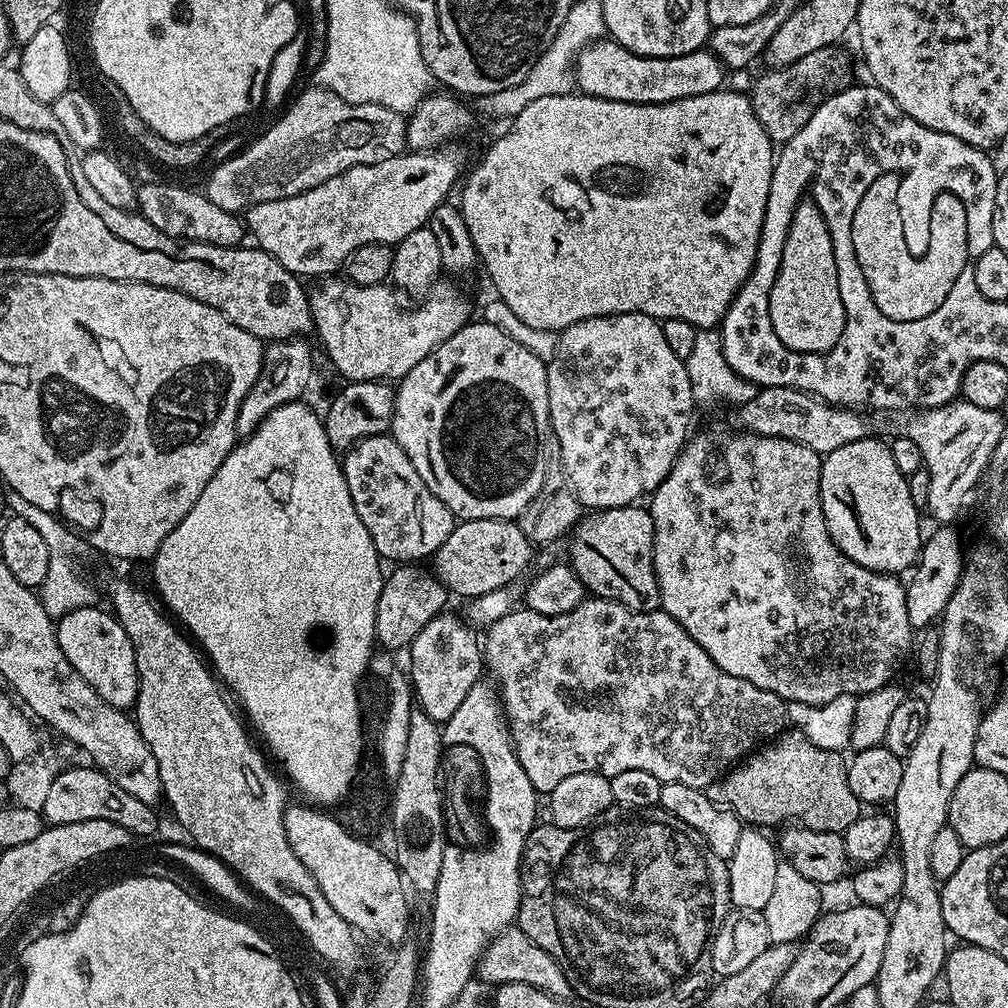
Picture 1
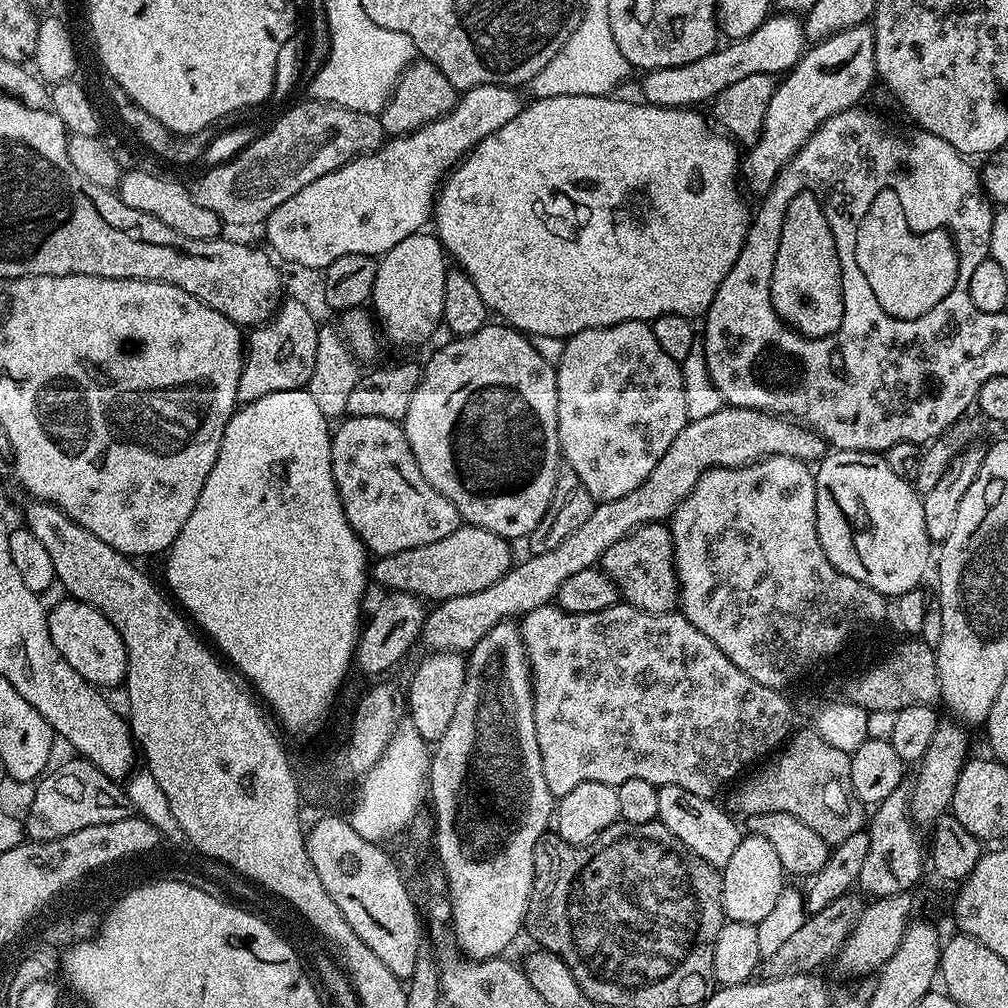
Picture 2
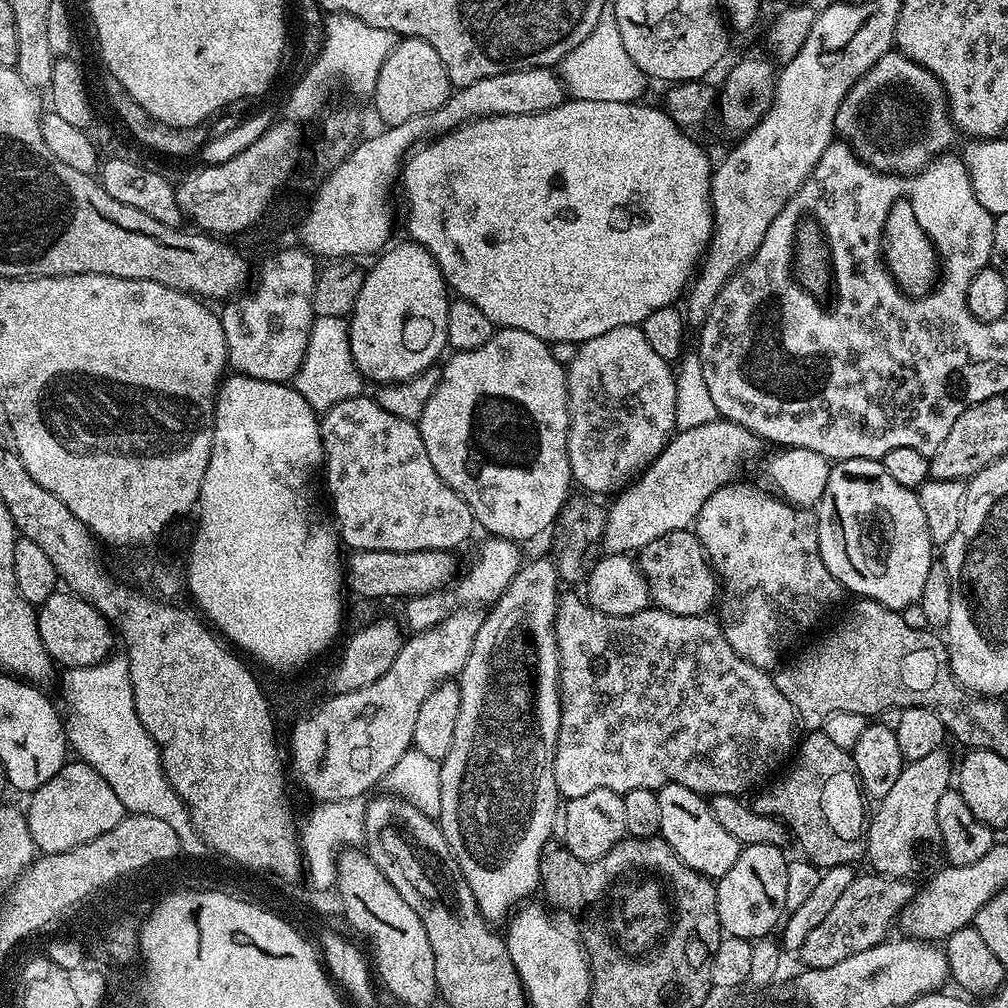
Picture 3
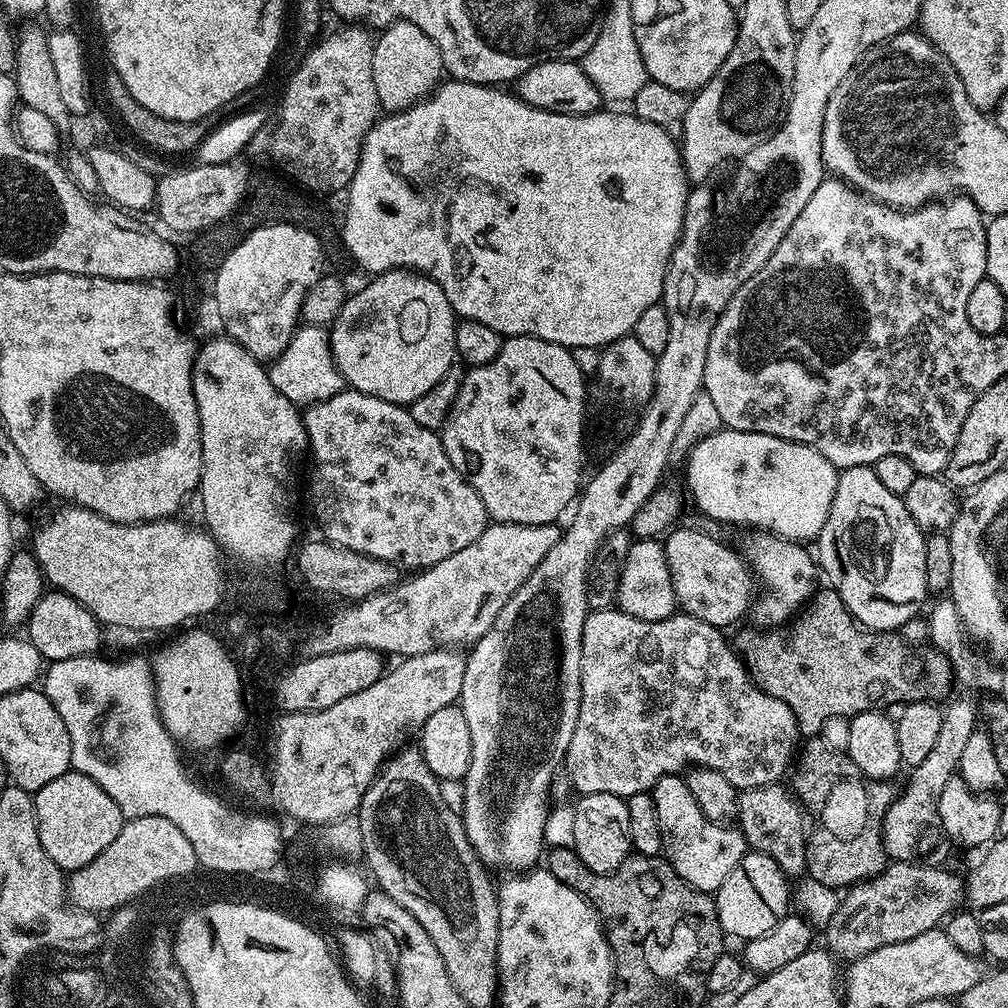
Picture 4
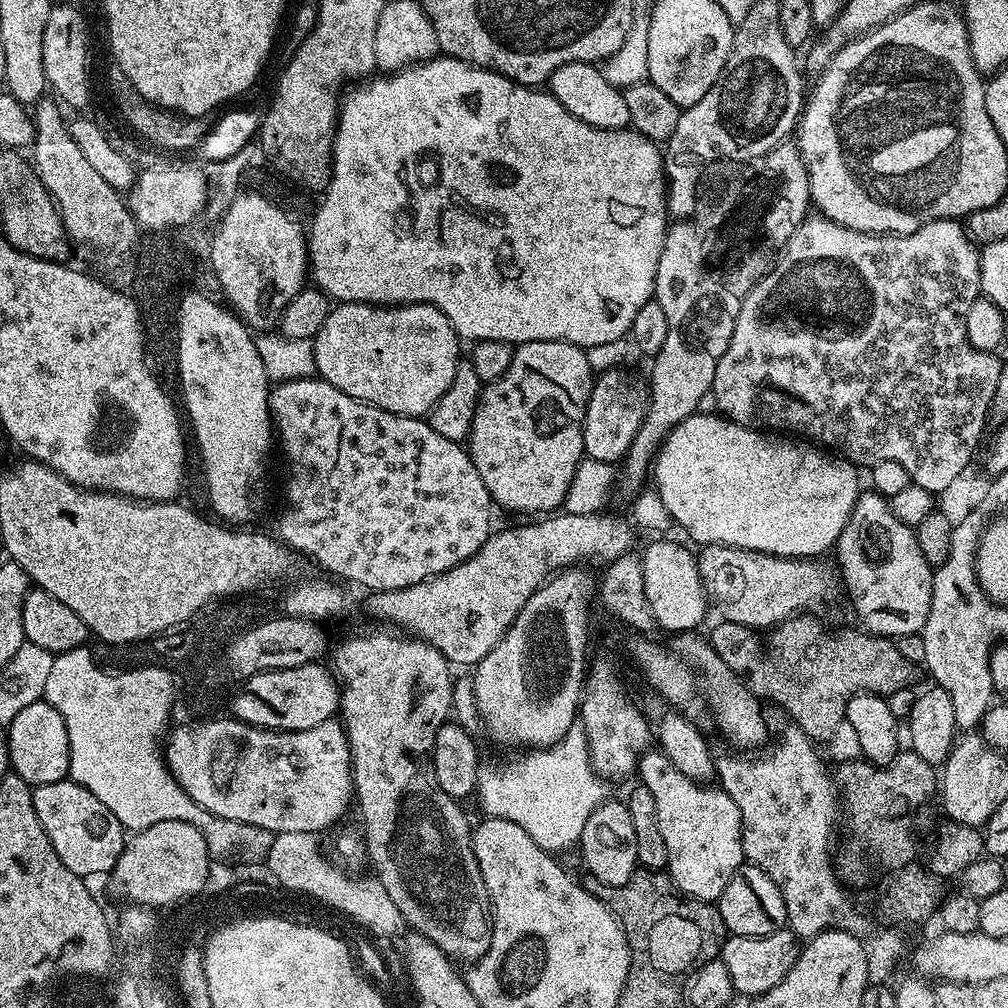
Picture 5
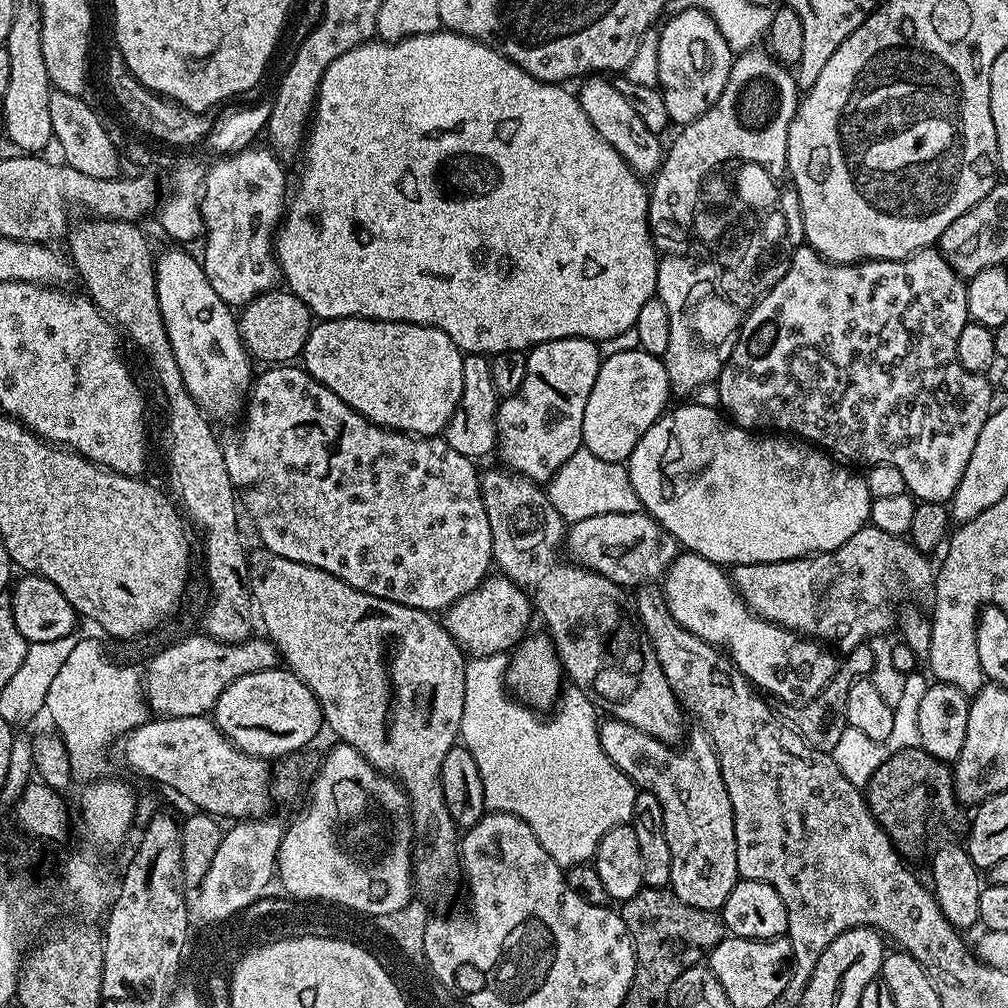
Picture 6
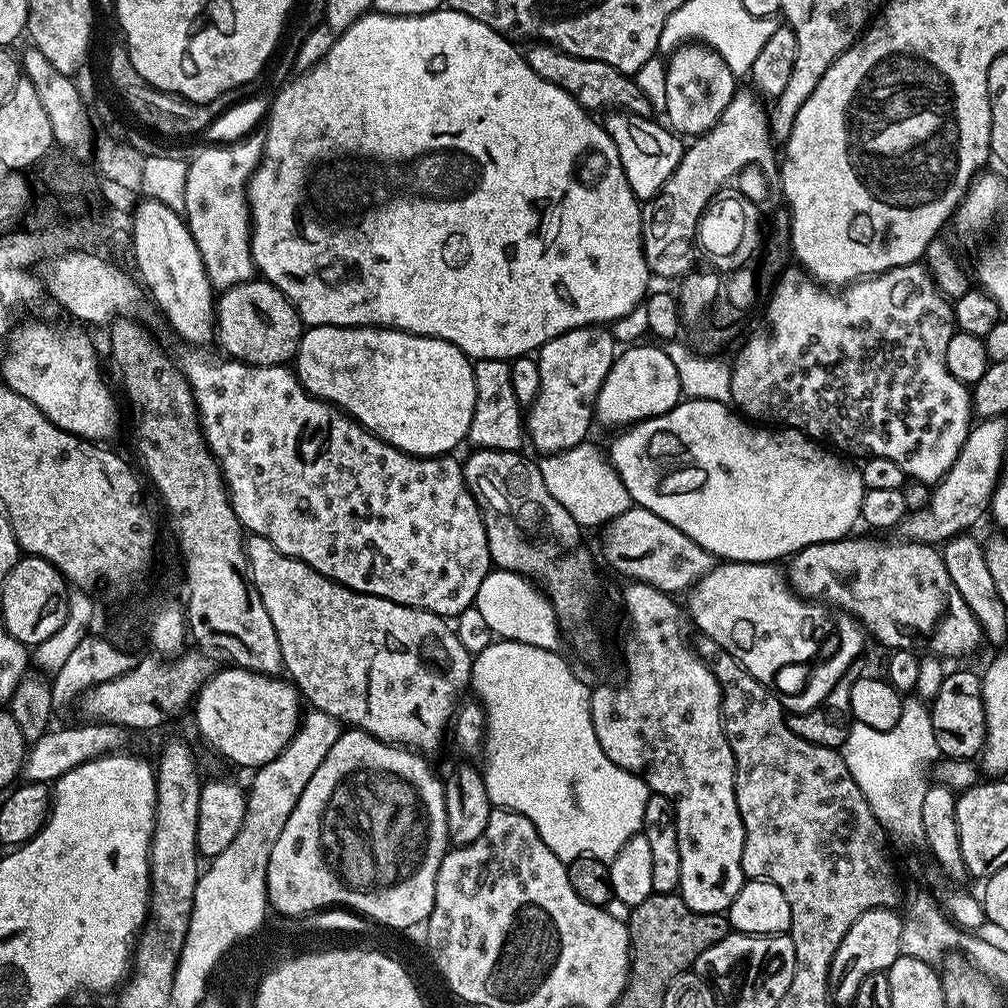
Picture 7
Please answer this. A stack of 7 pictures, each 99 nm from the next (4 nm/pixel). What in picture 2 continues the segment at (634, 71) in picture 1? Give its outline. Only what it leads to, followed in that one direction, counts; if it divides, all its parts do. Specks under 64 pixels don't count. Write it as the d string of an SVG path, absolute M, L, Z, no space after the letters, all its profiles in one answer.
M779 13L771 15L760 24L758 30L752 31L746 39L731 41L728 47L718 46L710 54L700 58L697 62L686 63L683 66L651 69L642 82L643 99L650 104L663 108L684 108L696 106L698 102L709 103L727 86L740 82L743 78L752 74L770 73L779 75L787 73L803 55L806 48L806 37L801 19L791 13Z

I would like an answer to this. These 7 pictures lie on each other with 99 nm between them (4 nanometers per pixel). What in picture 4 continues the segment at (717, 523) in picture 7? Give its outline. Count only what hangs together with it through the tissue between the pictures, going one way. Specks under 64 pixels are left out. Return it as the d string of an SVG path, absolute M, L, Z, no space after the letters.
M721 427L719 432L693 445L686 459L688 469L684 476L688 479L688 492L702 515L721 520L724 524L741 524L747 530L773 532L784 540L815 541L826 522L826 514L830 514L830 506L838 490L840 472L829 460L822 458L818 450L786 438L774 438L770 434Z

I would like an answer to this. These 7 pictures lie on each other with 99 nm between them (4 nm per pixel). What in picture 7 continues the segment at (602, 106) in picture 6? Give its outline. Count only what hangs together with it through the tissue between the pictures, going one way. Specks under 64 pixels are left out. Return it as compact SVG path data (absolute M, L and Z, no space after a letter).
M619 110L609 111L605 116L608 117L603 117L603 126L618 150L620 165L630 190L641 202L653 200L662 186L666 186L674 170L678 170L678 164L684 157L685 141L663 123L655 124L652 118L633 116L630 112Z

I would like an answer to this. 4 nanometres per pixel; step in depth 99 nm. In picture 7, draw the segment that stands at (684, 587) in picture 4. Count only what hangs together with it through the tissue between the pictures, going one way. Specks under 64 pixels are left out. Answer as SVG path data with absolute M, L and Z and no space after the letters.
M845 538L842 540L831 540L830 542L822 542L814 546L806 546L802 551L795 553L791 557L792 565L786 568L788 583L792 585L793 592L797 596L804 597L809 602L820 602L831 606L833 609L848 613L860 623L860 627L864 629L869 637L872 636L880 644L885 644L885 649L895 650L921 650L931 654L937 658L947 658L949 661L960 660L963 656L972 656L979 650L980 644L985 643L984 631L980 629L980 623L974 618L974 614L970 614L970 608L966 606L966 602L962 602L962 594L958 594L958 586L954 586L954 582L950 582L950 574L946 574L946 562L943 555L931 544L915 544L903 538L897 539L897 544L883 544L880 540L852 540L853 538Z

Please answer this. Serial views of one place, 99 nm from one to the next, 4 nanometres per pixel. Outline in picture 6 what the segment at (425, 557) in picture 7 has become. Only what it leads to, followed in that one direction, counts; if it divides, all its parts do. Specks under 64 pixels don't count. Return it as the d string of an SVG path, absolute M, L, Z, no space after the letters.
M268 366L261 376L259 373L247 393L246 410L247 408L248 421L244 424L244 433L233 444L223 445L224 461L232 479L232 487L242 493L243 511L244 508L248 511L248 516L264 543L261 545L267 551L282 554L282 558L290 558L318 570L326 570L326 574L334 574L334 578L374 598L386 598L390 602L433 614L443 613L455 600L470 594L470 590L474 590L489 575L494 561L490 518L486 518L486 506L480 493L481 473L476 472L472 465L475 463L469 457L458 454L458 450L454 450L454 446L447 444L443 438L414 436L410 432L396 432L392 428L383 428L370 422L300 366Z

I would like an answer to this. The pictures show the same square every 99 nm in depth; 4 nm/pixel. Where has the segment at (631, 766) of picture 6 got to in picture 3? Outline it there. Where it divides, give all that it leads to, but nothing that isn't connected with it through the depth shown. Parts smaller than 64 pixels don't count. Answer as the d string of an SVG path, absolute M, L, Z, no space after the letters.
M663 784L656 792L656 797L662 817L660 836L674 850L674 854L678 854L678 858L682 858L682 862L690 866L690 870L694 870L699 876L707 876L713 882L722 879L726 870L730 870L730 866L738 862L738 854L742 846L738 838L734 838L734 834L730 834L715 820L711 803L700 793L677 784Z

